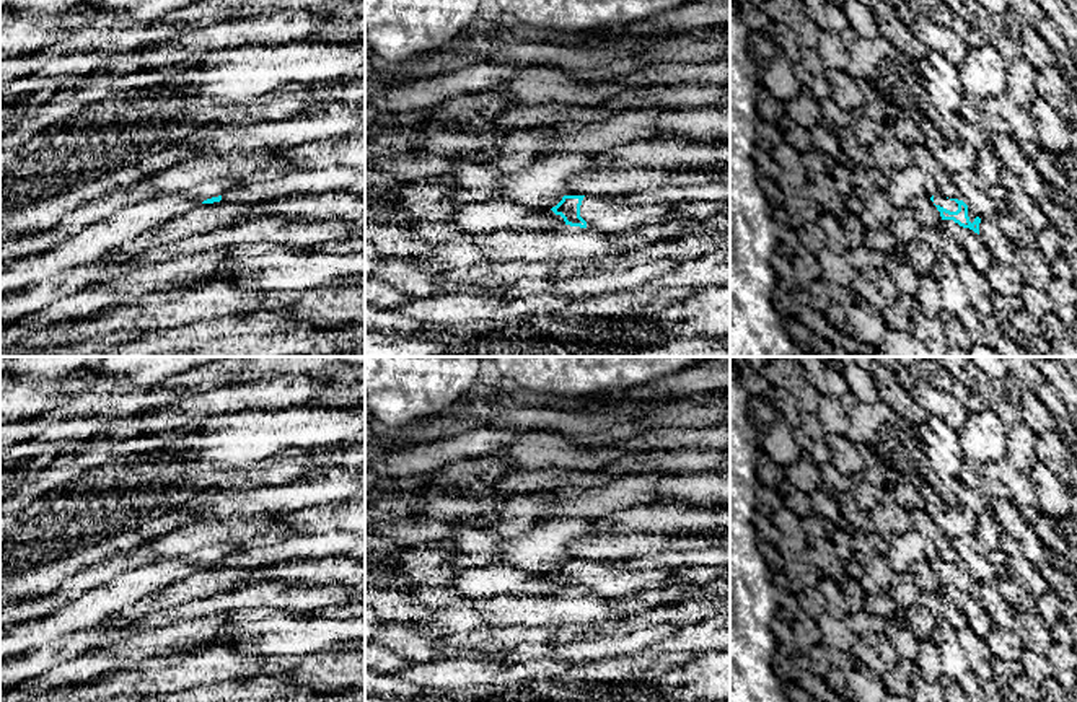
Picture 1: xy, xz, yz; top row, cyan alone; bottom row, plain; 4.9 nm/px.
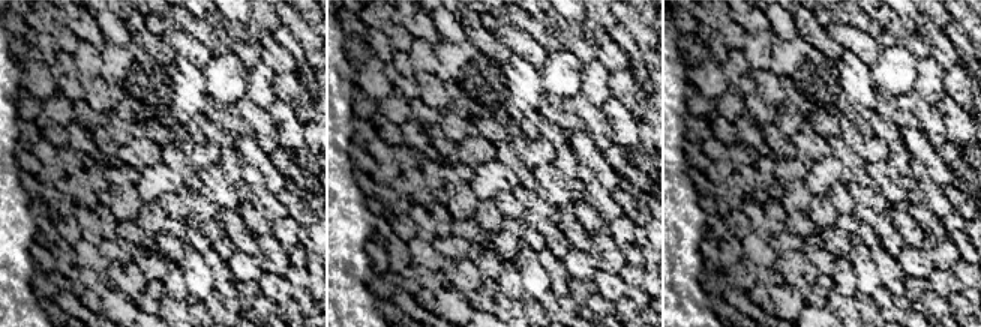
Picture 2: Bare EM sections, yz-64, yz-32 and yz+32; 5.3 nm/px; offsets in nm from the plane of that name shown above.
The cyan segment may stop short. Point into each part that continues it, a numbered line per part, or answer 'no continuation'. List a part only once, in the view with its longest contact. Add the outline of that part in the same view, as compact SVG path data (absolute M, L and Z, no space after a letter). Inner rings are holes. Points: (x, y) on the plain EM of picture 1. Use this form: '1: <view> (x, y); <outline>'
1: yz (939, 564); M937 557L934 560L934 568L940 570L940 572L950 575L950 577L956 577L958 575L958 568L955 565L950 565L950 564L943 562L940 557Z

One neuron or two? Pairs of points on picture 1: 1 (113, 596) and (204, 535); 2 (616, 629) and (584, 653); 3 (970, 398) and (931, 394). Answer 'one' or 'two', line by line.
1: two
2: two
3: two

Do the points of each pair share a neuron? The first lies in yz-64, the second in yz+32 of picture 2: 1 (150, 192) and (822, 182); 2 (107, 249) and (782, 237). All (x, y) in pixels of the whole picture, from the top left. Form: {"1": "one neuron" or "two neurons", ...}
{"1": "one neuron", "2": "one neuron"}

